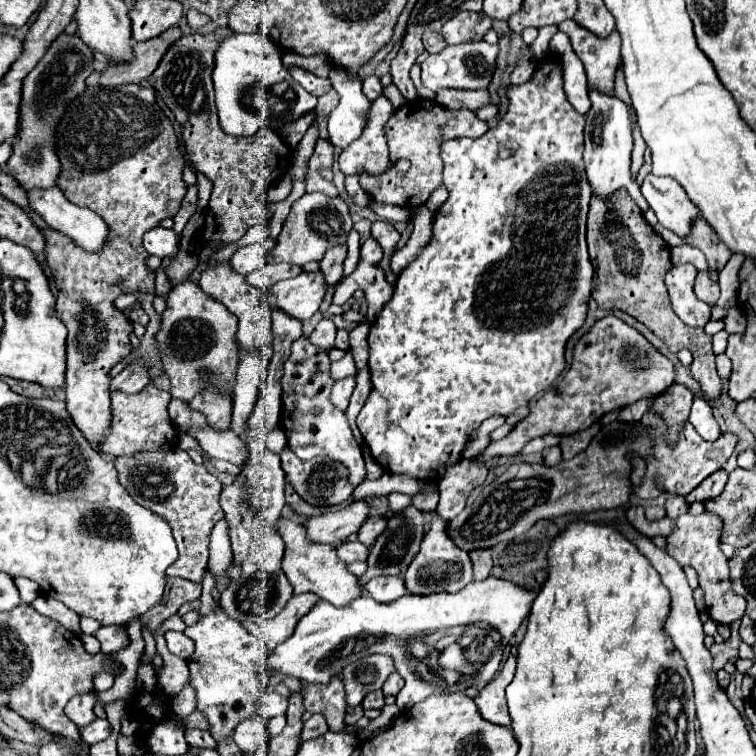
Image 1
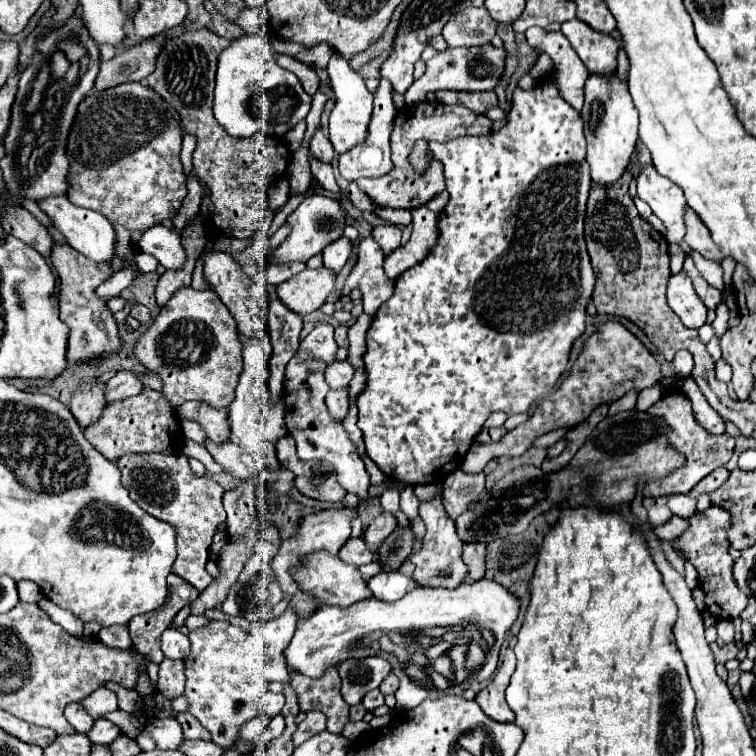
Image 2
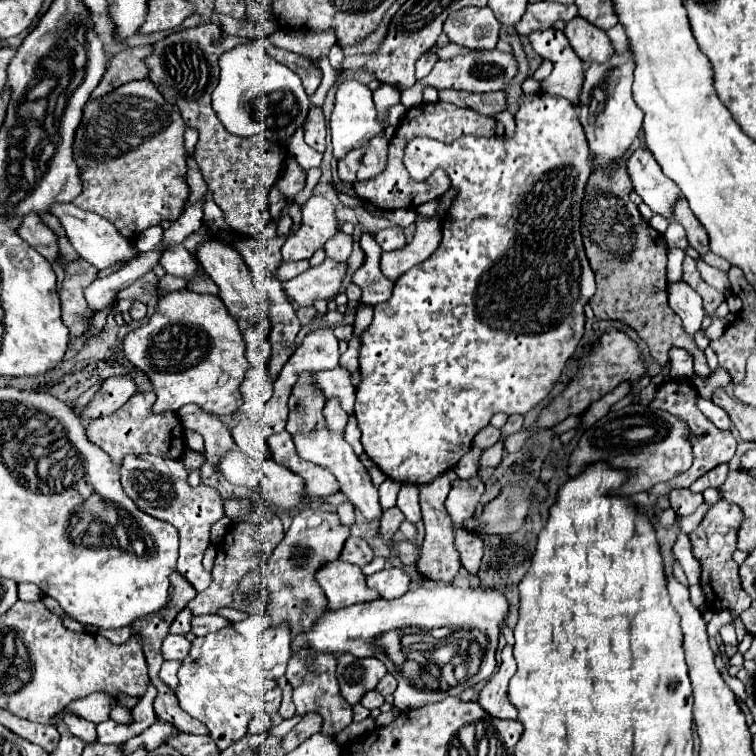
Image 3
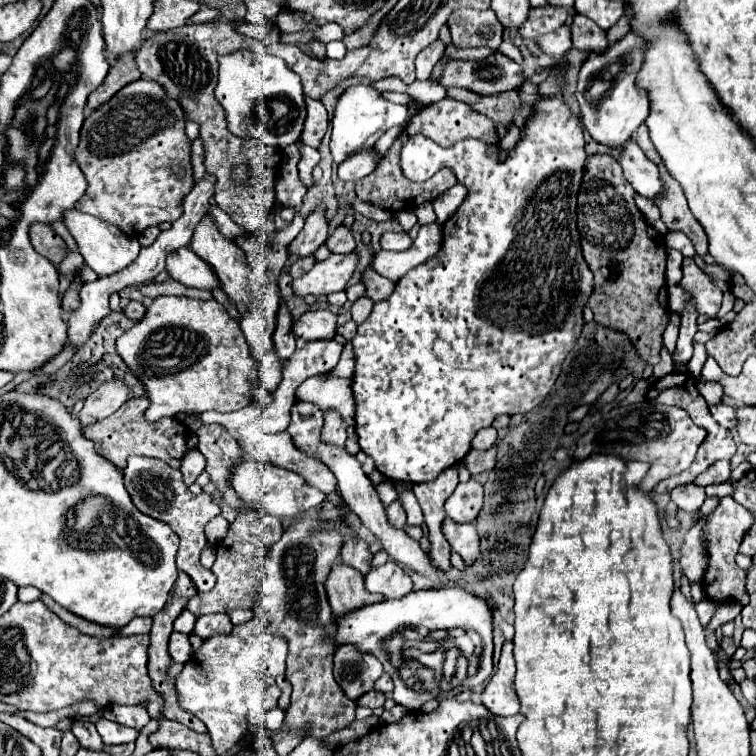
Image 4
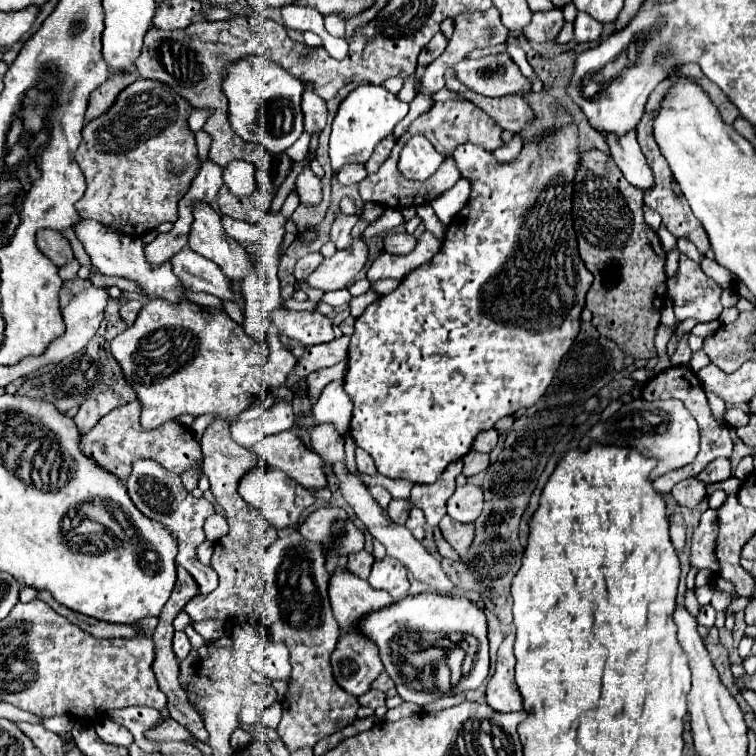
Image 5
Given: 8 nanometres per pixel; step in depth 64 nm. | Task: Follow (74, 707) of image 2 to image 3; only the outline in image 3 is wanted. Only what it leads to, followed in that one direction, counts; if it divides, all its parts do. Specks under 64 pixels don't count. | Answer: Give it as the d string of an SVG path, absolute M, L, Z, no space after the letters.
M66 712L64 714L64 724L68 726L68 730L72 734L82 738L84 742L96 742L96 724L94 722L88 722L88 720L72 714L72 712Z

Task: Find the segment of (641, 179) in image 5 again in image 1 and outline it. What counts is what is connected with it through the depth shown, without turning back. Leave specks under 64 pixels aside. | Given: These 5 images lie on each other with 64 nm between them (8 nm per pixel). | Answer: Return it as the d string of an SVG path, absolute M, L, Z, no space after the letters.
M646 176L640 190L662 226L680 238L686 238L690 234L690 228L700 212L690 202L686 190L674 178Z

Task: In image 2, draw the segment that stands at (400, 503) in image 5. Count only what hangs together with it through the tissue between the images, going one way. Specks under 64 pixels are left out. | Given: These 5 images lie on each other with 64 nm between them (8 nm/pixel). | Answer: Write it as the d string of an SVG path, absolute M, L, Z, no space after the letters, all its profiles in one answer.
M382 512L366 526L366 530L362 534L364 542L376 548L376 544L382 542L394 530L394 526L396 526L396 518L392 516L392 512Z

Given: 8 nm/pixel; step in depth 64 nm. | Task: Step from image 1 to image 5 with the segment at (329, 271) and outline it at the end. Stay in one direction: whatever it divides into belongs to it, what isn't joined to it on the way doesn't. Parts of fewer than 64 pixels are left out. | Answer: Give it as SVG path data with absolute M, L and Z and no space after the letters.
M338 214L336 216L336 222L332 224L332 232L330 232L330 240L334 242L336 250L344 250L344 248L350 248L352 244L352 226L356 224L356 216L344 216L344 214Z

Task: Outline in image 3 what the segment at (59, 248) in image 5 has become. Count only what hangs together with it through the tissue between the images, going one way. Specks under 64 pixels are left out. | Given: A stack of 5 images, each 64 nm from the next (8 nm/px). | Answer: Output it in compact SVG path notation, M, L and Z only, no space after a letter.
M36 214L24 216L18 228L18 236L26 240L34 250L38 250L48 262L54 262L58 258L58 238Z

